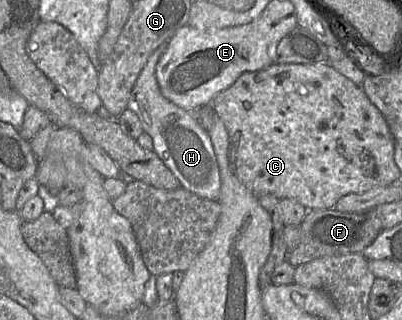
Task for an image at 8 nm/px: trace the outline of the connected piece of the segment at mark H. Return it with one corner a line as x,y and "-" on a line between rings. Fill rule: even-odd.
163,43
151,55
147,65
147,89
142,83
136,97
128,102
128,108
136,113
144,131
153,139
153,151
179,180
181,187
200,198
217,201
221,178
209,133
201,127
192,112
168,100
157,82
156,65
166,48
167,43

